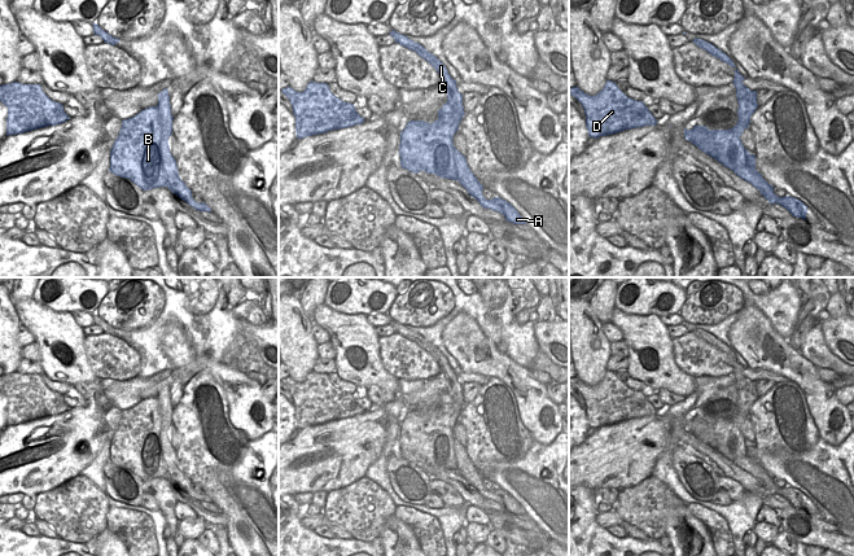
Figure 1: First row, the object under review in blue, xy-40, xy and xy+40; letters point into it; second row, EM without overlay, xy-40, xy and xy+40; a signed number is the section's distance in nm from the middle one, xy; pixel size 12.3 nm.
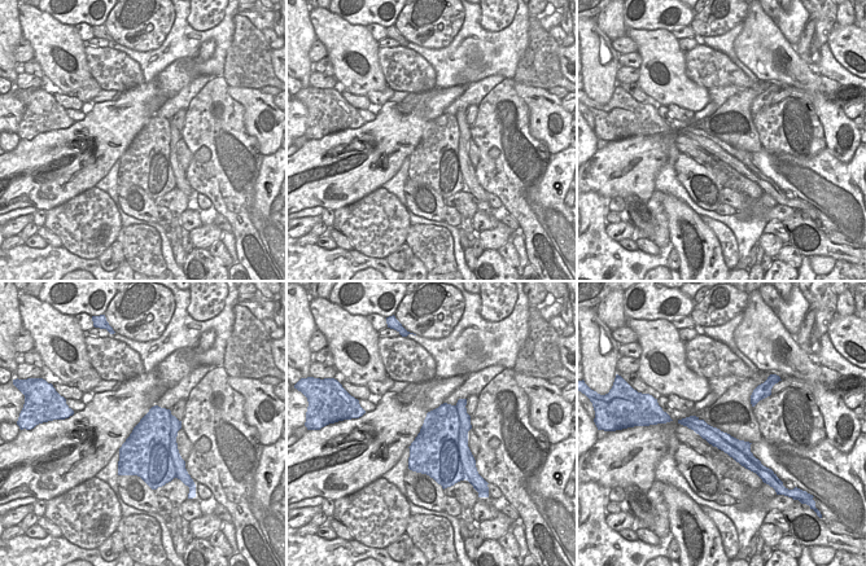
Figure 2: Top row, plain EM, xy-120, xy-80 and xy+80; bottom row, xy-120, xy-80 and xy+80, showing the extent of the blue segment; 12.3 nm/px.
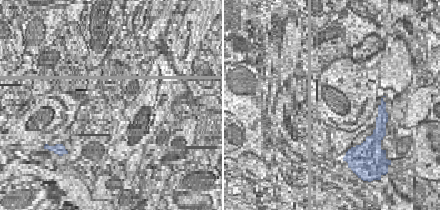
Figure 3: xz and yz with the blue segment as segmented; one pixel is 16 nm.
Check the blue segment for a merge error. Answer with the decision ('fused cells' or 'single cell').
fused cells

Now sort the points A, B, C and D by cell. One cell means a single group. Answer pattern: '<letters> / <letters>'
A C D / B

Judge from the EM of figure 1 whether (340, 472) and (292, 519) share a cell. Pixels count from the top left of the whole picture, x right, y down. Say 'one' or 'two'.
two

